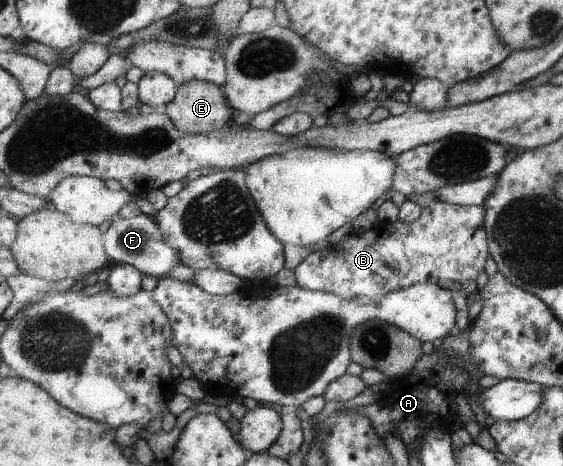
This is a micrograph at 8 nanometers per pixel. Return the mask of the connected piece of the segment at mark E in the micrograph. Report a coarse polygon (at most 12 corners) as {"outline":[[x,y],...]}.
{"outline":[[182,84],[164,110],[184,135],[226,127],[232,108],[222,86]]}

